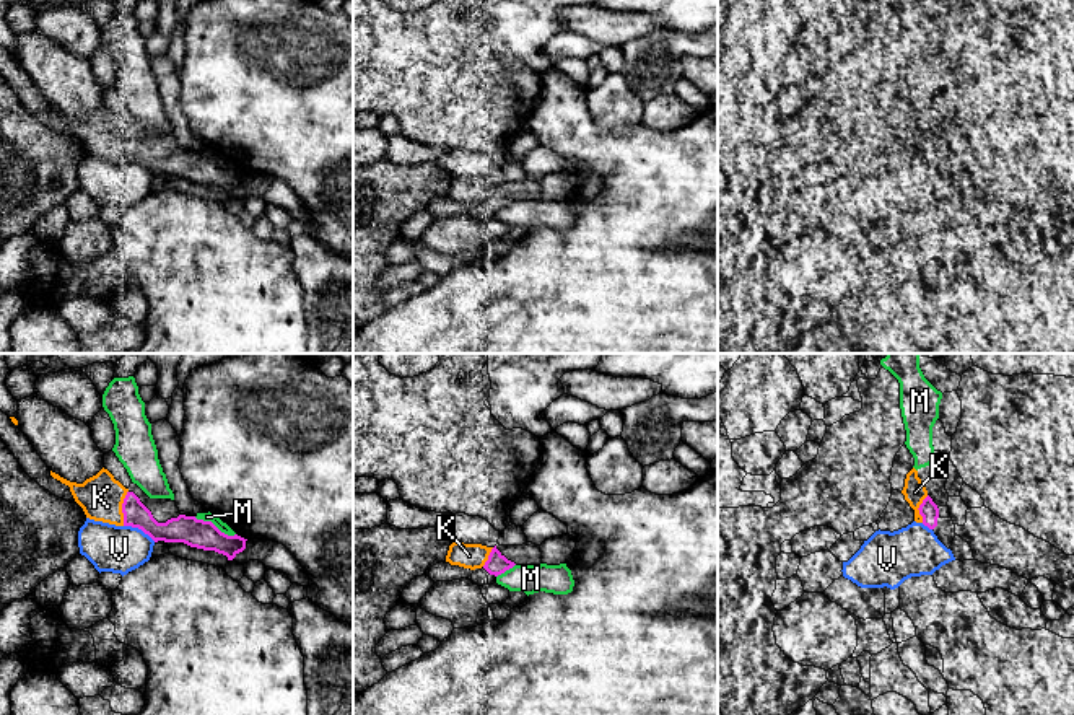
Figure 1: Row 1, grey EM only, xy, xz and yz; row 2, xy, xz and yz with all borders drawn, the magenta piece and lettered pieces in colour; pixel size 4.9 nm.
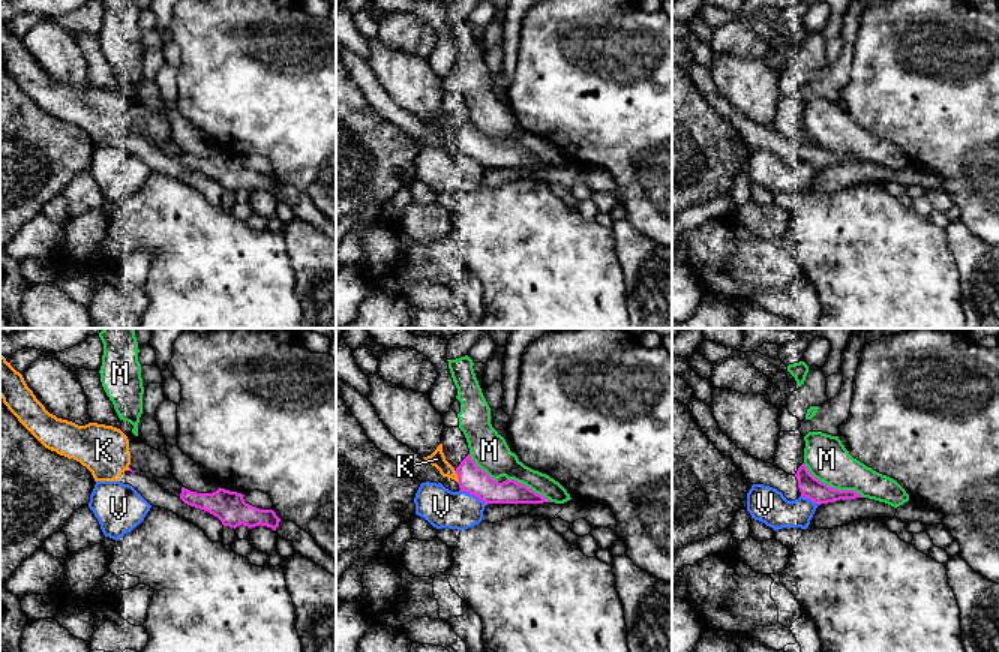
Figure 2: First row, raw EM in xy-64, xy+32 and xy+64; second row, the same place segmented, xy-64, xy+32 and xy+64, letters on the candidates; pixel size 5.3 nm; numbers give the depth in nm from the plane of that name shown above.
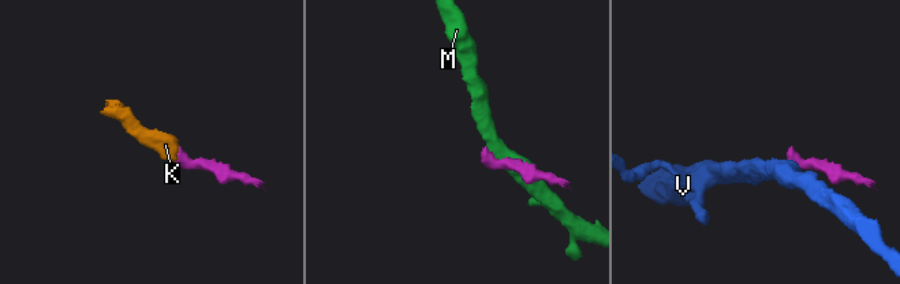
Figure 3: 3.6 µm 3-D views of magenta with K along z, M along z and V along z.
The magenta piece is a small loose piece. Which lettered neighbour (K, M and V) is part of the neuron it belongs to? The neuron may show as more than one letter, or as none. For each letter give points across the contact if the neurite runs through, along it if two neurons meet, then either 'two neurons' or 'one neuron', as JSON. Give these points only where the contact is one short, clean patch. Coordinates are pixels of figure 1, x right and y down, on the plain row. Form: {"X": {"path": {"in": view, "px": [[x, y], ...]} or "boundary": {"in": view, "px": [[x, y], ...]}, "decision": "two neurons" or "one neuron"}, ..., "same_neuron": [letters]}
{"K": {"decision": "one neuron"}, "M": {"decision": "two neurons"}, "V": {"decision": "two neurons"}, "same_neuron": ["K"]}

